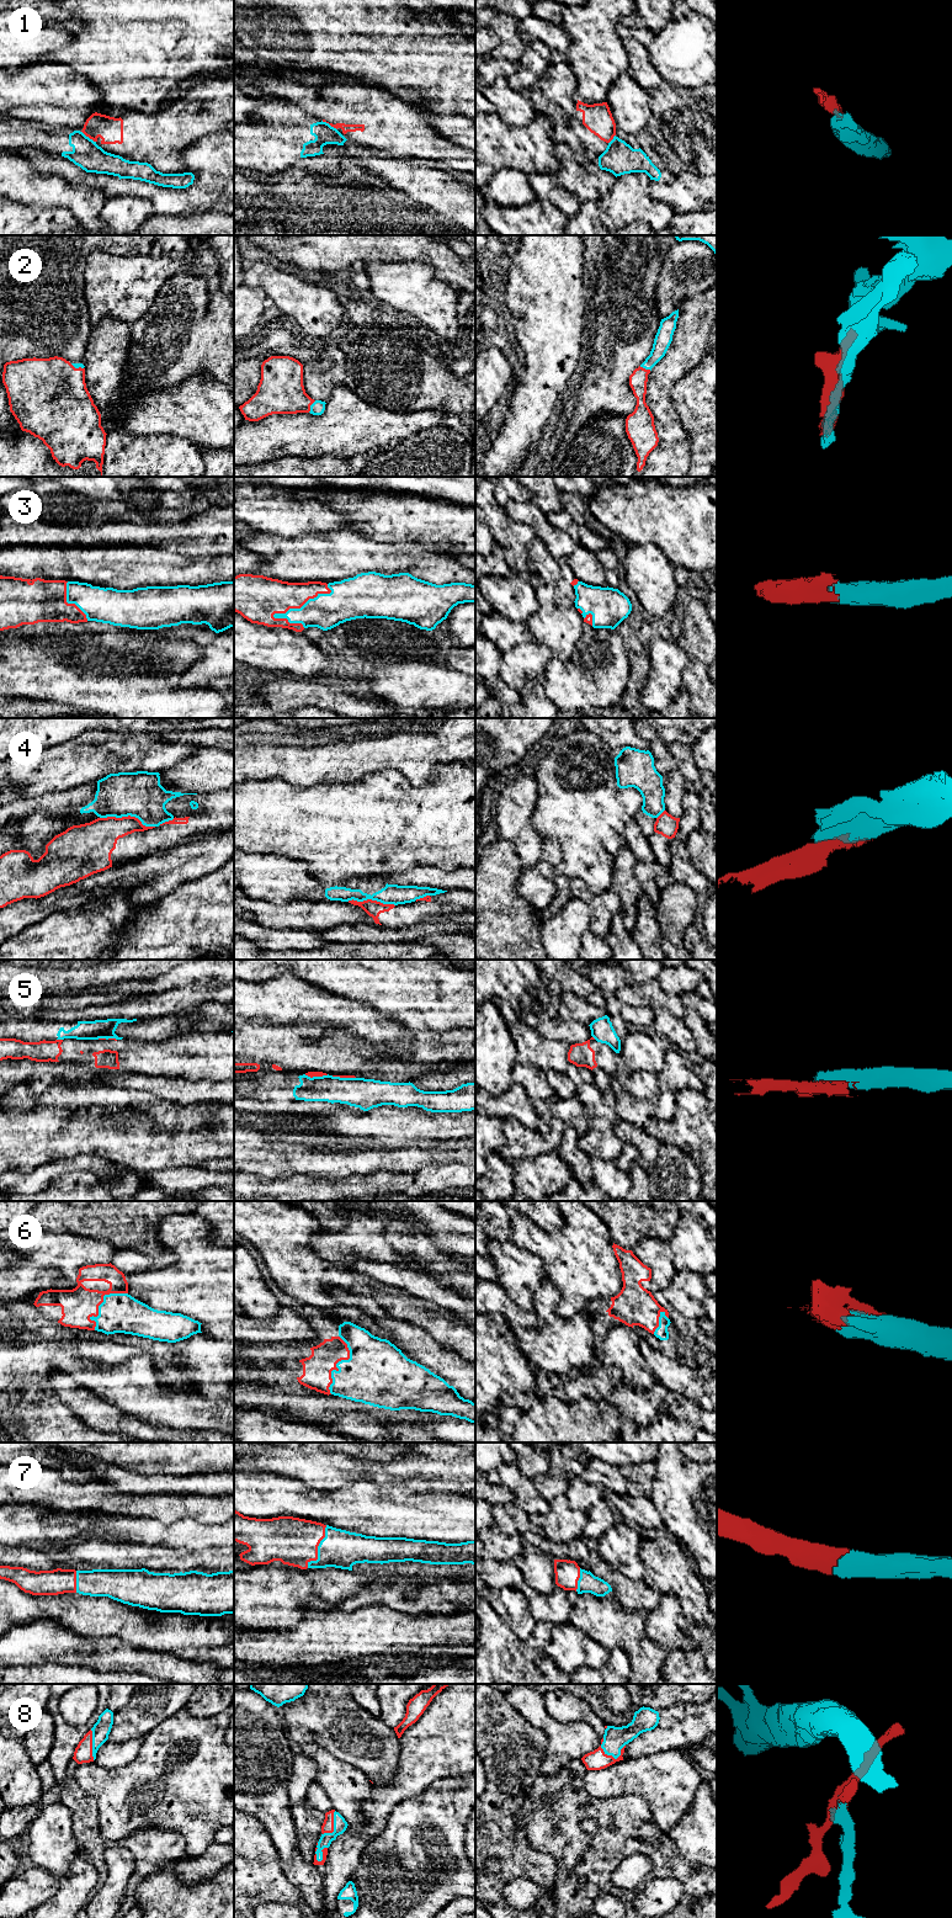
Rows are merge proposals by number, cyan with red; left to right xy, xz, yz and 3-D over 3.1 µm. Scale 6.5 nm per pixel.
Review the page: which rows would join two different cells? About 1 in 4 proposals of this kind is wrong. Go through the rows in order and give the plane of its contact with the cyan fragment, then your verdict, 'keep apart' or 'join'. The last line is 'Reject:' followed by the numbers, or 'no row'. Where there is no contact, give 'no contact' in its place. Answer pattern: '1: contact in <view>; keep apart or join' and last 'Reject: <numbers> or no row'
1: contact in xz; keep apart
2: contact in xz; join
3: contact in xz; join
4: contact in xy; keep apart
5: contact in xz; keep apart
6: contact in xz; join
7: contact in xz; join
8: contact in yz; join
Reject: 1, 4, 5

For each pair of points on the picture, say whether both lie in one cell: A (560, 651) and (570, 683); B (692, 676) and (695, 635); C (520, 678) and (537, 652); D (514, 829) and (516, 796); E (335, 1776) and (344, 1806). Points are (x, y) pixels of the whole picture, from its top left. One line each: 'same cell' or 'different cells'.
A: different cells
B: same cell
C: same cell
D: same cell
E: same cell

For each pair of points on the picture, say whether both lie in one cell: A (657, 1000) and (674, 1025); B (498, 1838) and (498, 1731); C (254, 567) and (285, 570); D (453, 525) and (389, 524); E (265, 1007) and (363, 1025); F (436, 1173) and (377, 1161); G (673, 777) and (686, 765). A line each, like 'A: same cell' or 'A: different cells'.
A: different cells
B: same cell
C: different cells
D: same cell
E: same cell
F: different cells
G: different cells

